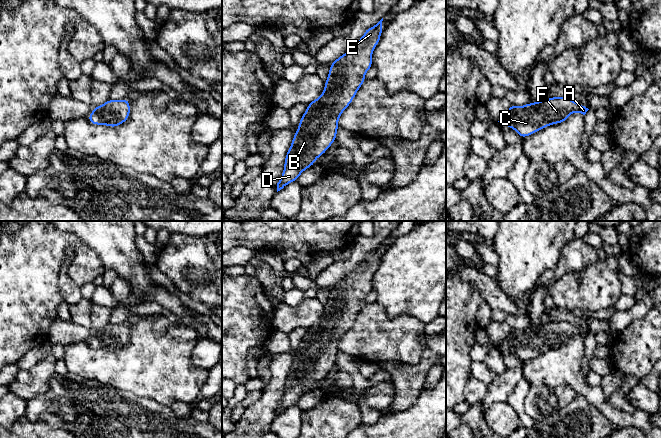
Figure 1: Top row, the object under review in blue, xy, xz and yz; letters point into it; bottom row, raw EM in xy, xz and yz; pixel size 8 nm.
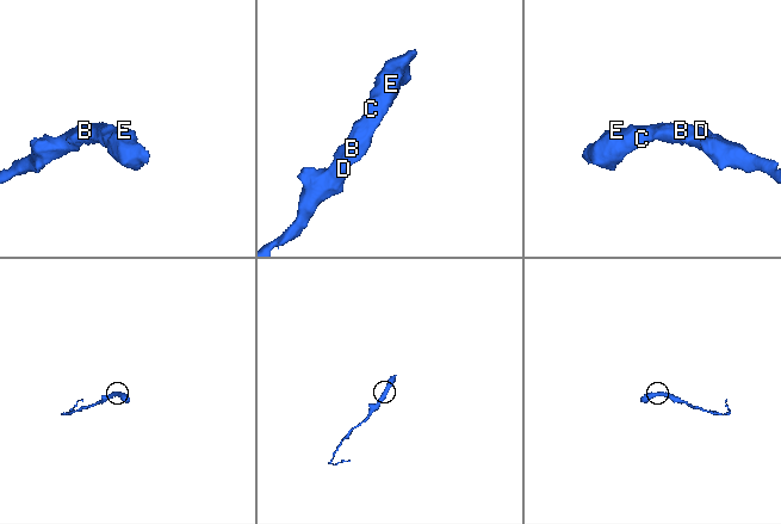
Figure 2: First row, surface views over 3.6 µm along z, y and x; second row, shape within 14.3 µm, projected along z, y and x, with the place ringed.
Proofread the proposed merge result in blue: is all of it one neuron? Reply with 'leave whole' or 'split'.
leave whole

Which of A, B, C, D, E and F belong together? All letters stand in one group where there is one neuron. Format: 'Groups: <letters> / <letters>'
Groups: A B C D E F

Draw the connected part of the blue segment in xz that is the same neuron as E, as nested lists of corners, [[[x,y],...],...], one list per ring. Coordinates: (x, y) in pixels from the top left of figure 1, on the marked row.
[[[383,18],[373,27],[366,29],[363,37],[349,51],[331,63],[321,96],[309,103],[300,119],[299,127],[285,156],[284,171],[277,183],[277,192],[287,184],[296,181],[301,173],[313,166],[315,160],[323,155],[335,142],[338,119],[351,104],[357,91],[365,81],[366,72],[373,66],[372,53],[379,43],[384,29],[382,21]]]

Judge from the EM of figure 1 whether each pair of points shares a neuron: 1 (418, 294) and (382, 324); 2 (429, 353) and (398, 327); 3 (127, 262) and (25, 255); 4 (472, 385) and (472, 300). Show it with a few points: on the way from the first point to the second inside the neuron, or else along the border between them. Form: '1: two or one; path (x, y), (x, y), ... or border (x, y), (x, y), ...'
1: two; border (376, 303), (380, 304), (390, 317), (413, 317)
2: two; border (424, 349), (421, 359), (417, 363), (405, 363)
3: two; border (84, 243), (95, 252), (105, 270)
4: two; border (471, 376), (466, 383), (465, 399)

